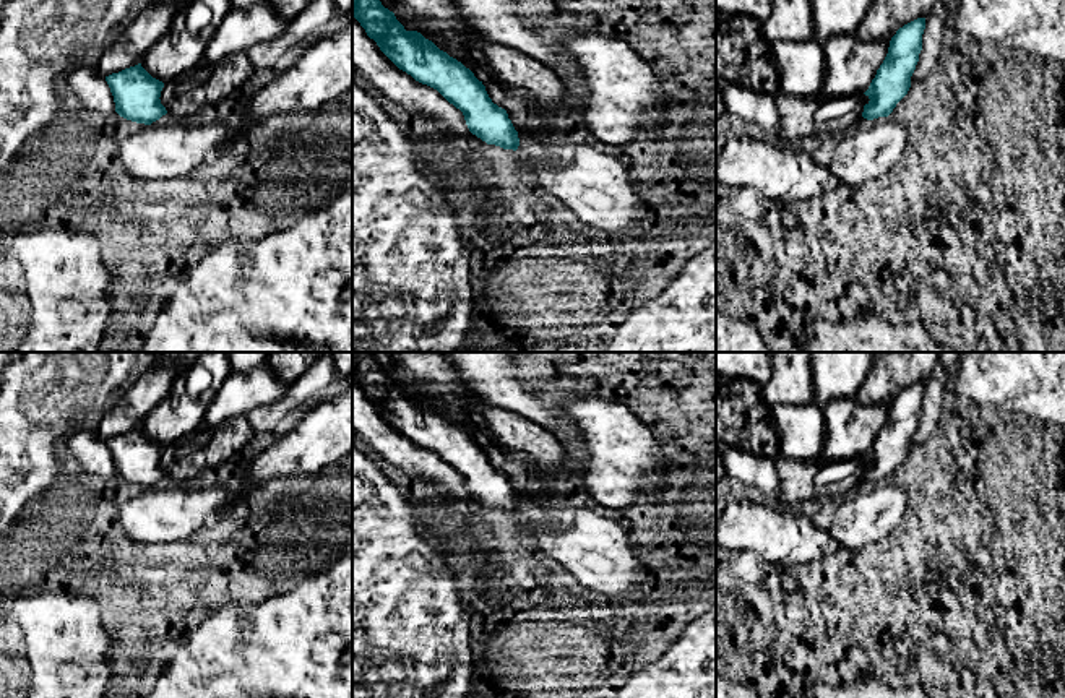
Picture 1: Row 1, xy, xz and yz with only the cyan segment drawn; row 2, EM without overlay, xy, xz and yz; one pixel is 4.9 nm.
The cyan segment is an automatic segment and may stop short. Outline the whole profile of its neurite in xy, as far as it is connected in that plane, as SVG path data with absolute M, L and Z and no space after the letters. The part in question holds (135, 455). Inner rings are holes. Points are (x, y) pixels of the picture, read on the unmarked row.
M141 427L106 440L115 476L132 485L151 489L167 477L161 467L164 446L153 442Z

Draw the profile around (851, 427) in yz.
M854 396L831 399L825 407L826 438L820 464L864 458L883 427L891 401L870 406L859 404Z

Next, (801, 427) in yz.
M778 404L770 419L779 437L779 455L791 459L815 459L826 438L823 407L808 404Z

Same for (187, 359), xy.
M156 352L154 364L157 362L177 362L183 364L185 368L192 367L195 359L201 352Z

